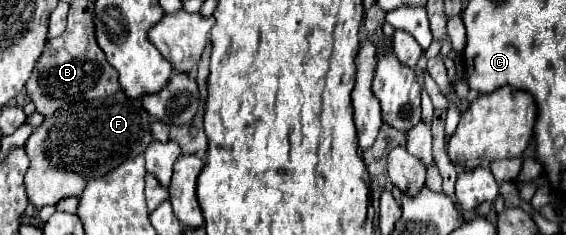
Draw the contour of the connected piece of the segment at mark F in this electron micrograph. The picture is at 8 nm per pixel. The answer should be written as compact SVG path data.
M122 91L106 99L82 101L70 109L60 109L46 117L24 145L30 157L30 167L24 177L28 199L40 209L56 205L66 197L80 197L88 179L102 177L126 159L142 155L150 143L148 111L144 111L140 99L130 99Z

